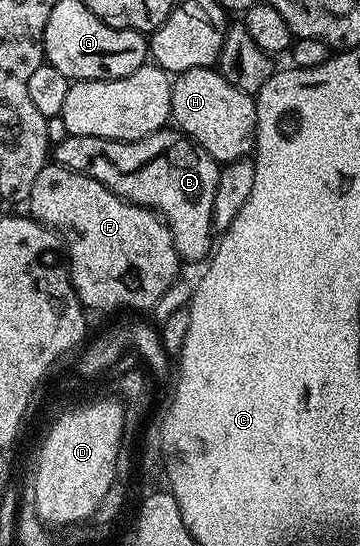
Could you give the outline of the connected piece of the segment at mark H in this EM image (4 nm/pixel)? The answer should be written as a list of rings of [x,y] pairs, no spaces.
[[[214,67],[182,72],[170,85],[170,117],[185,138],[203,147],[219,165],[247,158],[254,150],[258,130],[255,96],[244,93]]]

